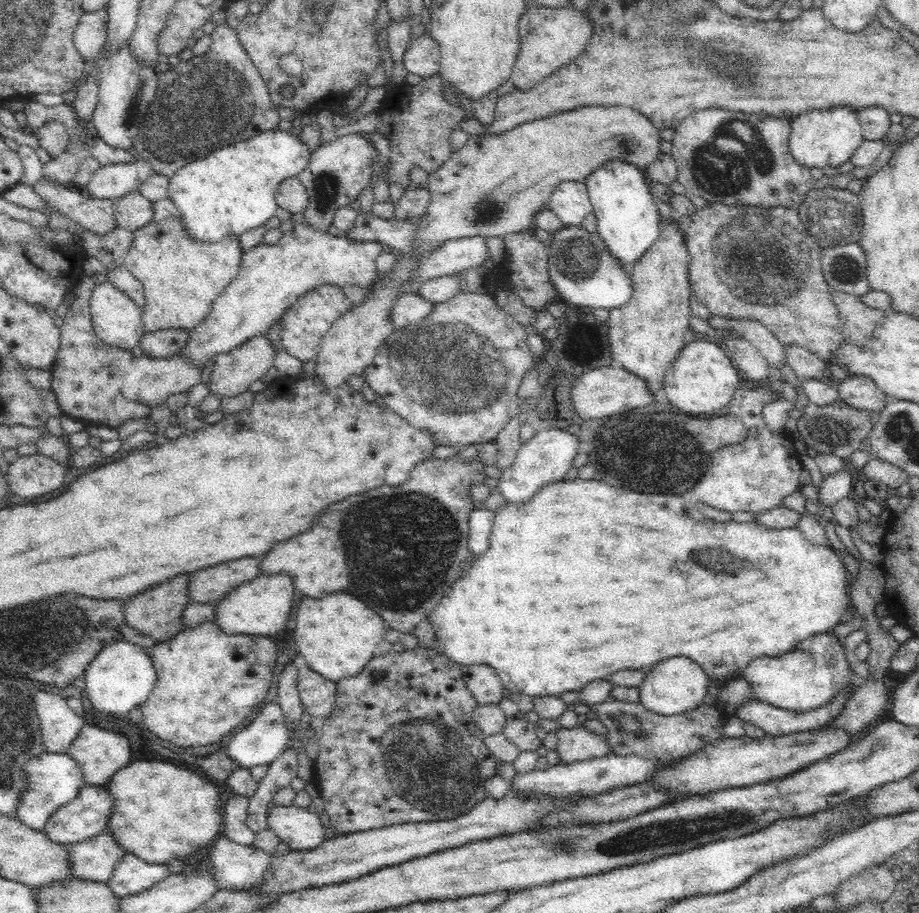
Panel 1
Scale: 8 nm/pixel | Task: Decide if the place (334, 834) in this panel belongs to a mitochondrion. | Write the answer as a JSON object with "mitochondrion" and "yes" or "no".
{"mitochondrion":"no"}

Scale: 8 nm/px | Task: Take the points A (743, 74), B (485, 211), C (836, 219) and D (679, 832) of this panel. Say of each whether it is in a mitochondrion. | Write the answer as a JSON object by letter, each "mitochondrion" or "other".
{"A":"mitochondrion","B":"mitochondrion","C":"mitochondrion","D":"mitochondrion"}

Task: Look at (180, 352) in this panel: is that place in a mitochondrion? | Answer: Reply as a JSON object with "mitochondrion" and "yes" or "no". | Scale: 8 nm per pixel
{"mitochondrion":"no"}

